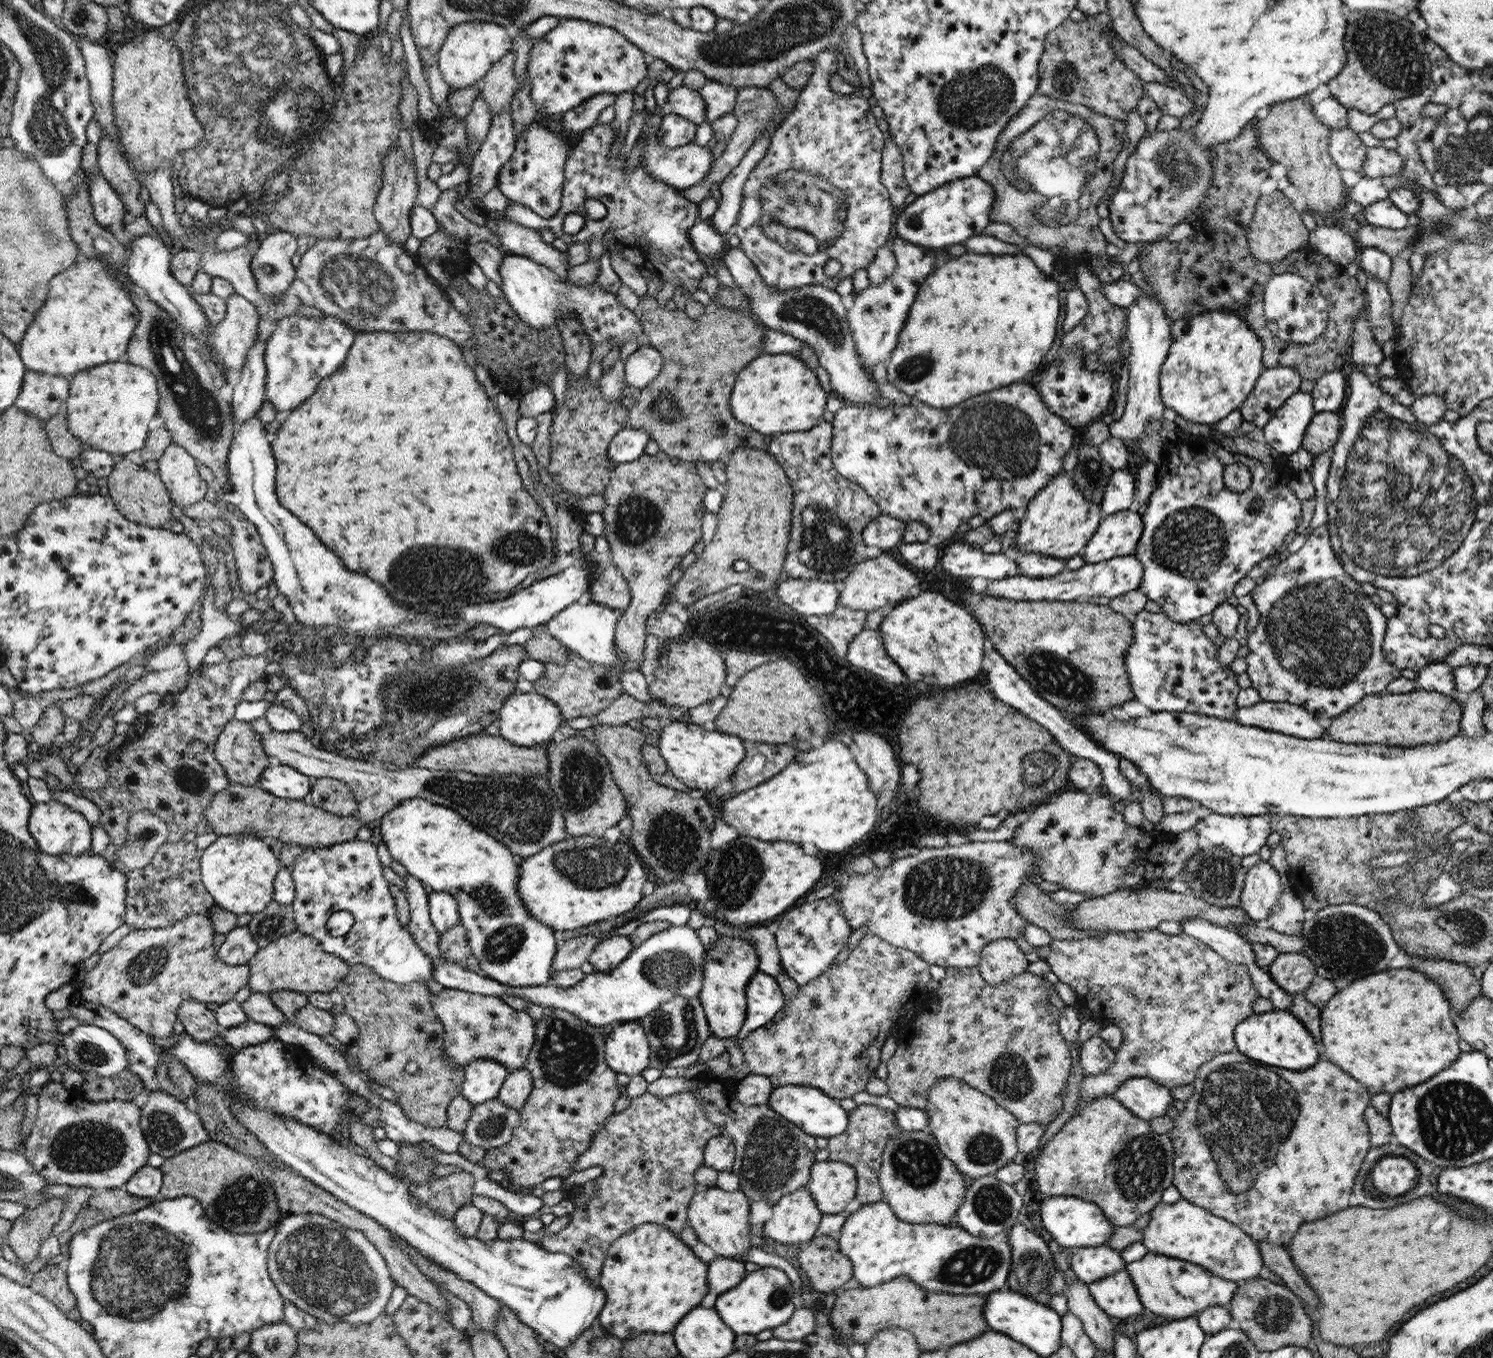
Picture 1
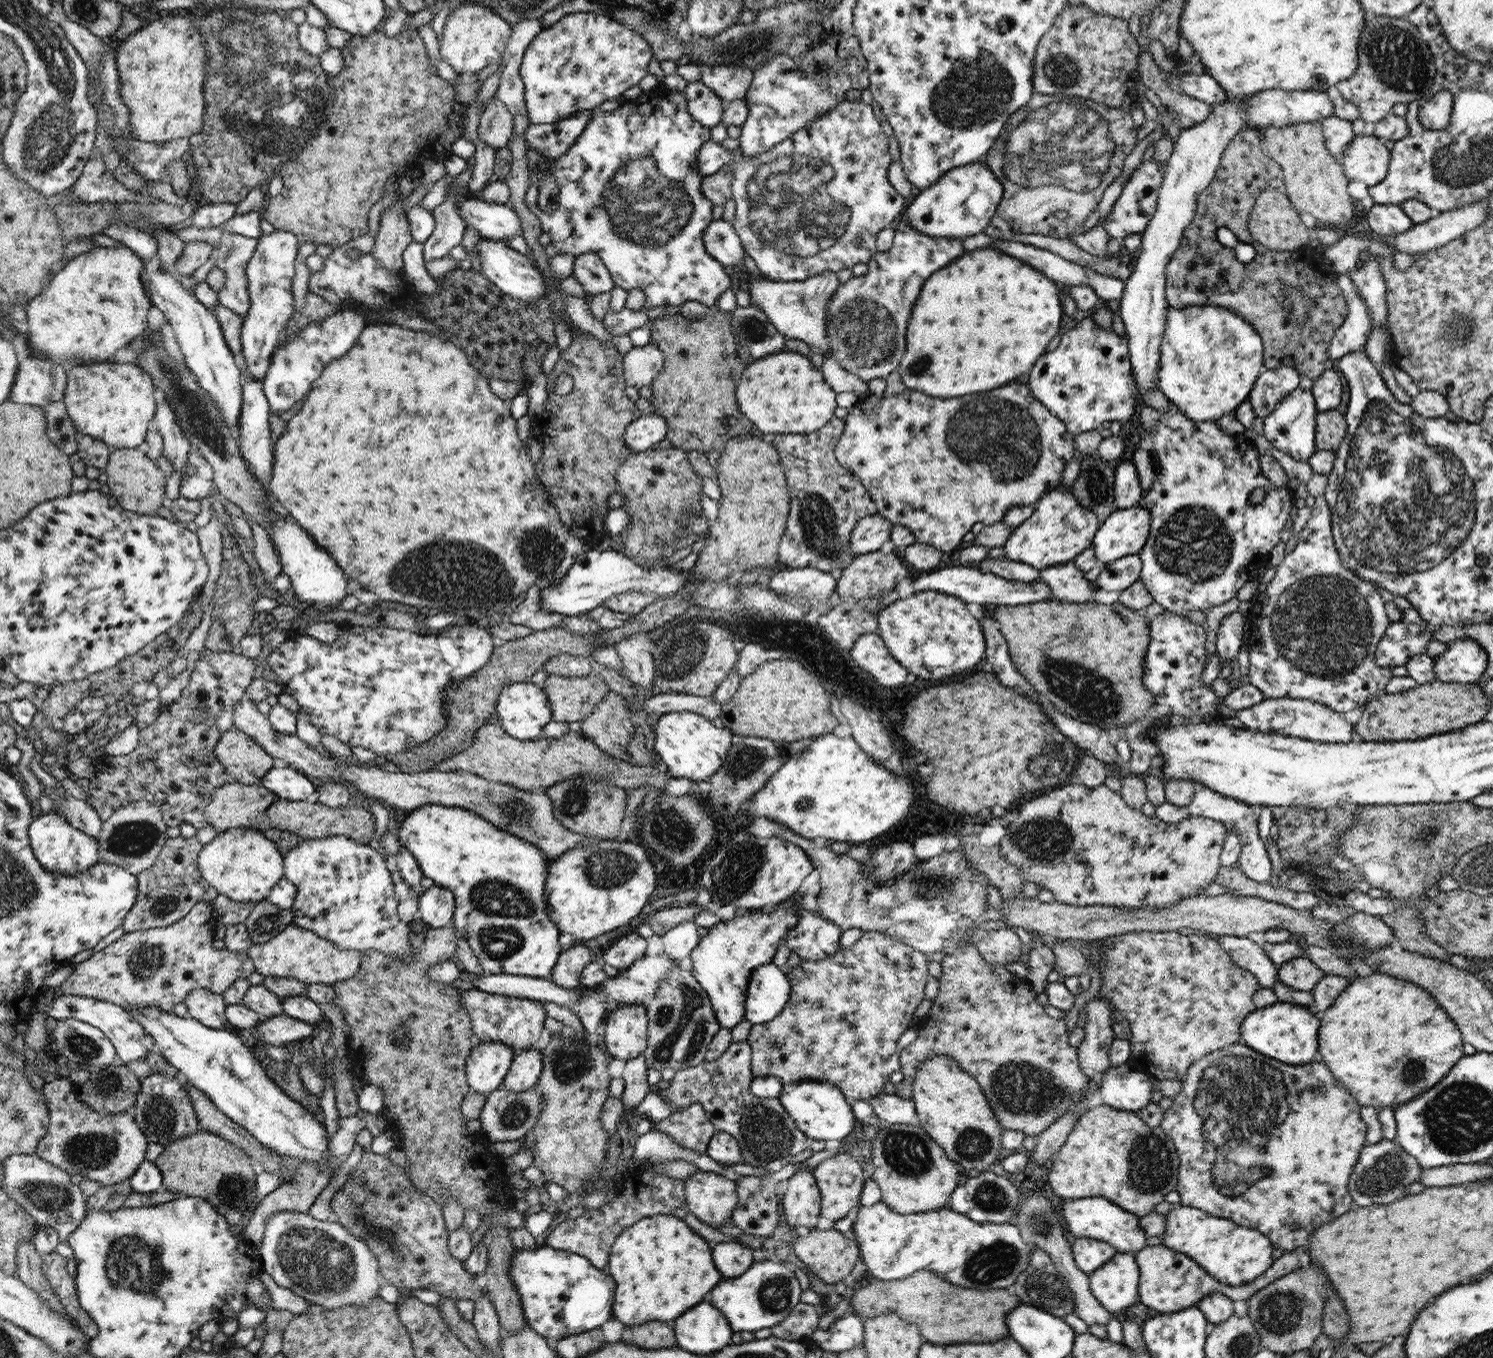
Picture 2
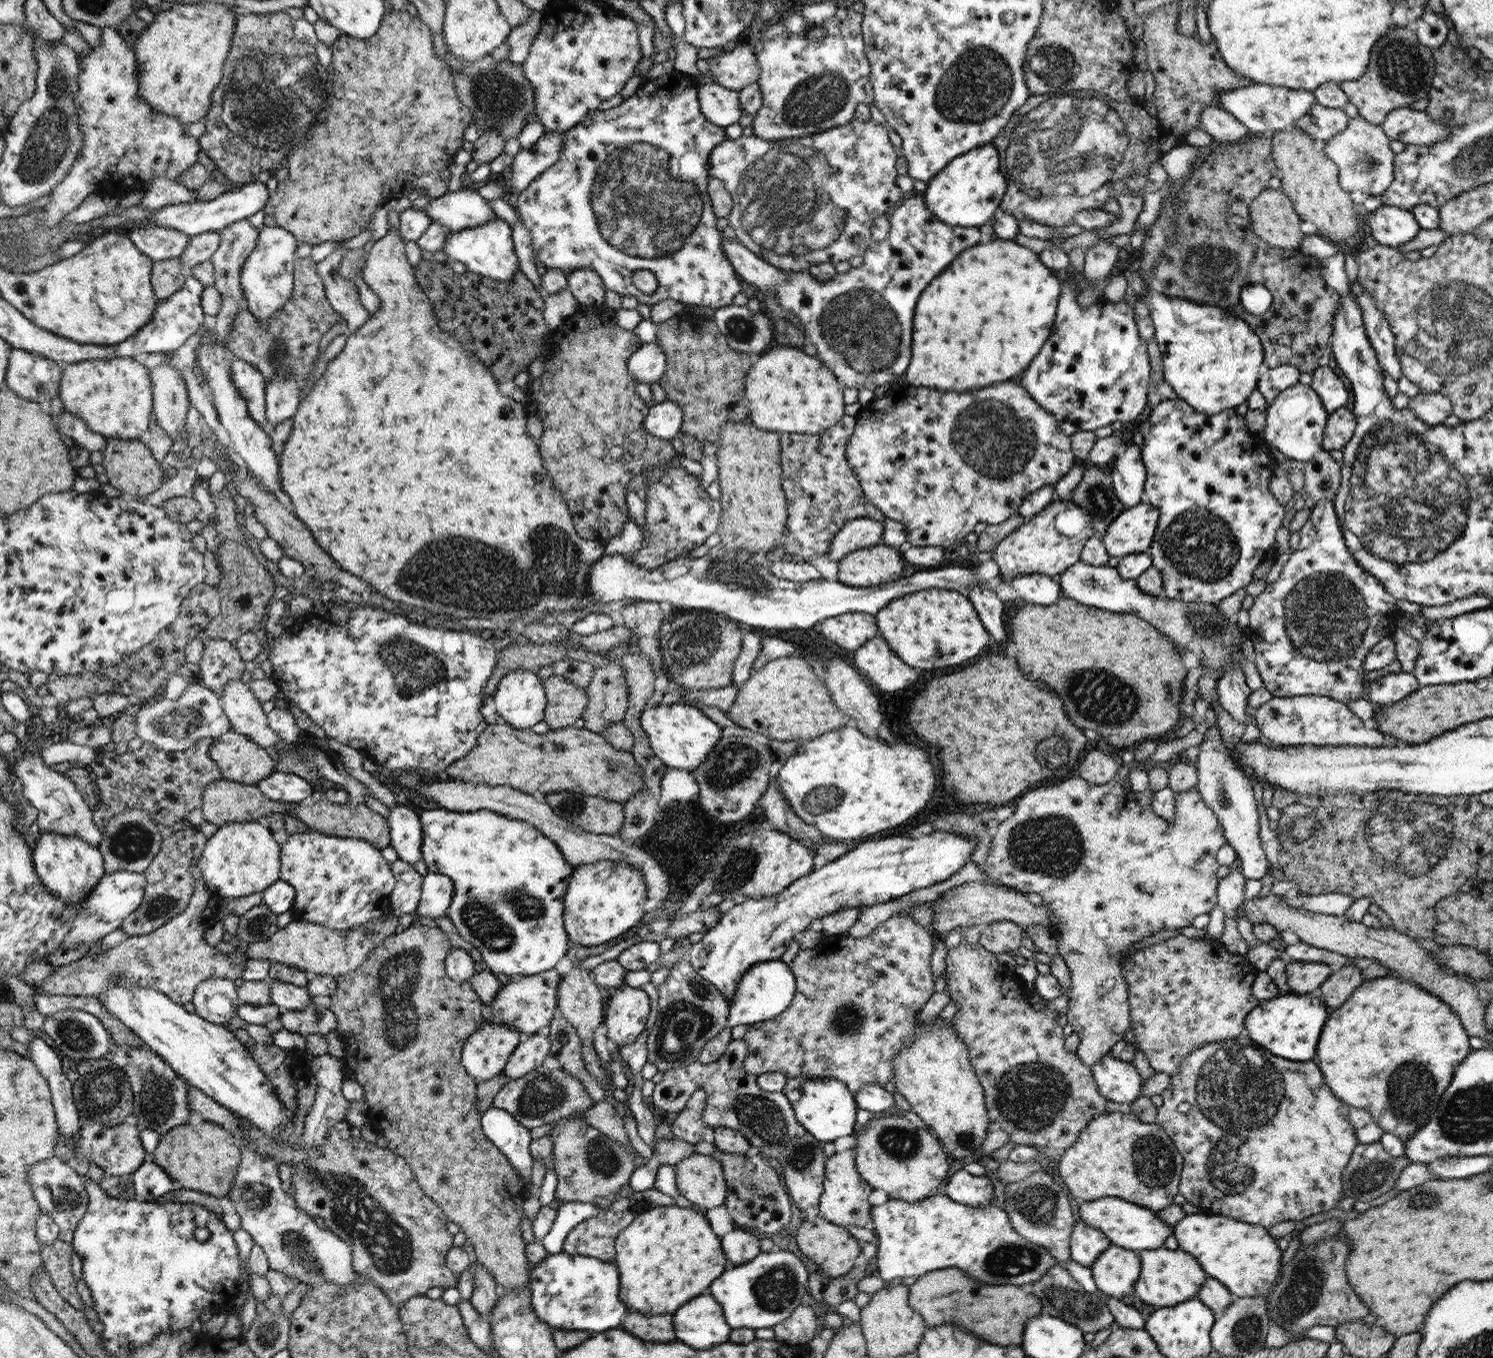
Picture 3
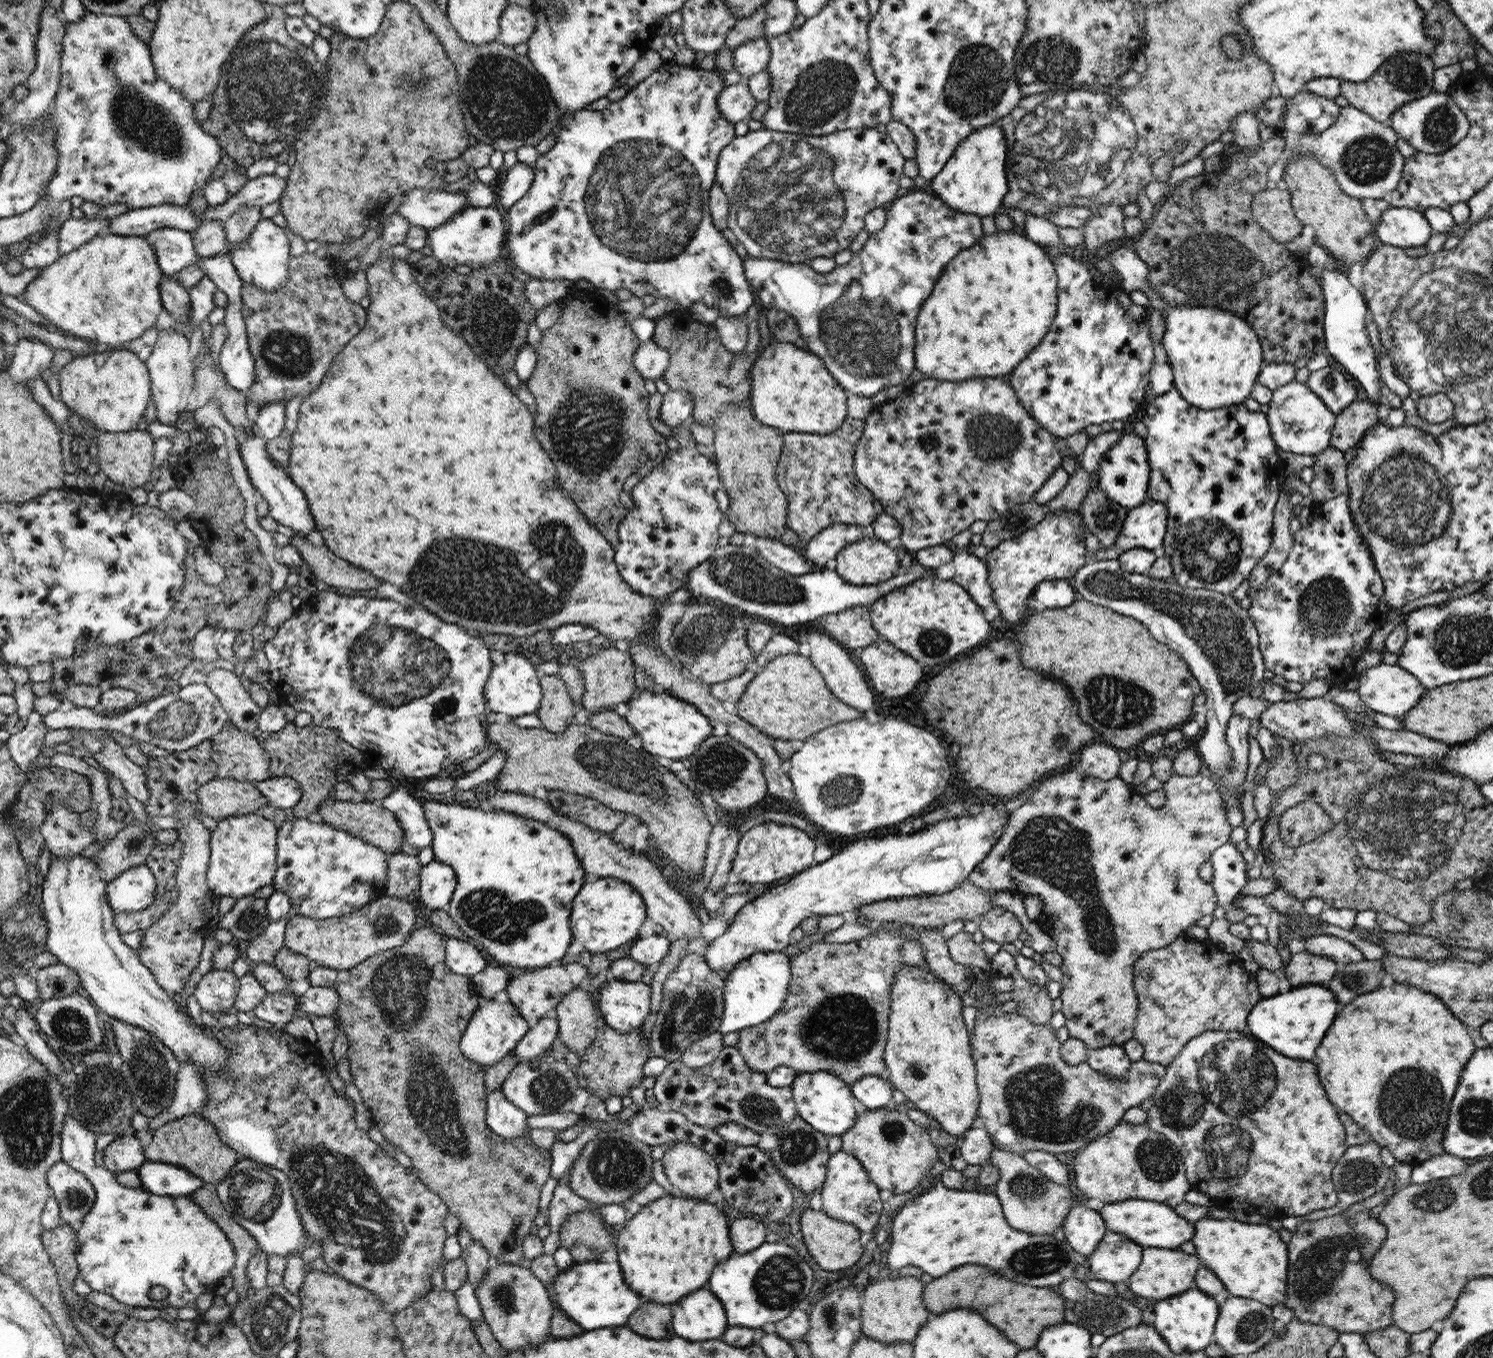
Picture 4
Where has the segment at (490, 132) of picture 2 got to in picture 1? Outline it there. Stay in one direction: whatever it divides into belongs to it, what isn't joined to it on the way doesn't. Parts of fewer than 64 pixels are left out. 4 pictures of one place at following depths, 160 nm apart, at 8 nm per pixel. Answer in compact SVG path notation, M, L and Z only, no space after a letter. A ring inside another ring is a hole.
M510 50L494 64L484 76L480 87L481 97L489 104L491 116L511 110L511 100L517 90L514 67L517 55Z

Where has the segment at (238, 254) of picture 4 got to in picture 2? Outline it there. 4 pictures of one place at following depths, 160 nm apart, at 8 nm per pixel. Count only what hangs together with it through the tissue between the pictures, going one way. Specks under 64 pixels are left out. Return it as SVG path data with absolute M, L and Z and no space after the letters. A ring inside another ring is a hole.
M282 230L262 235L257 240L258 250L245 268L251 308L243 318L242 349L246 361L243 374L251 374L255 380L263 380L266 372L270 370L271 359L278 349L284 326L294 310L292 278L294 278L294 260L298 252L298 242L295 233Z

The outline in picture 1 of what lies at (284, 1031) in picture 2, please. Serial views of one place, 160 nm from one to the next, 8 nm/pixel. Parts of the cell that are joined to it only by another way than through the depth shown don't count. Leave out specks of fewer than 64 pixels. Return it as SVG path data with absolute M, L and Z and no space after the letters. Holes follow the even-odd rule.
M248 1020L231 1029L221 1029L222 1042L234 1049L241 1049L255 1044L264 1044L268 1040L276 1040L273 1027Z

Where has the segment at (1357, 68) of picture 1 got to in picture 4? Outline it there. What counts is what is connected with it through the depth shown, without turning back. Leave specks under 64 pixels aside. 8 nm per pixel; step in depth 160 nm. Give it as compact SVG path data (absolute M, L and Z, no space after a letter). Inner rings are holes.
M1399 52L1383 63L1378 68L1378 72L1364 82L1341 81L1341 95L1348 100L1349 106L1369 114L1374 120L1387 124L1391 114L1403 104L1431 93L1432 77L1437 69L1430 58L1418 56L1414 52Z

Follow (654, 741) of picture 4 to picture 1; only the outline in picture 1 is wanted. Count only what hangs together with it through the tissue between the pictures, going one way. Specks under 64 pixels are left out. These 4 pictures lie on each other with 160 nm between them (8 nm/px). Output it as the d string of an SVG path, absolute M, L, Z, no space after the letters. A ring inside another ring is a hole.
M673 719L673 723L661 730L658 751L669 773L678 778L691 791L712 792L722 780L728 780L744 761L744 745L740 737L731 733L708 731L703 726L683 719Z

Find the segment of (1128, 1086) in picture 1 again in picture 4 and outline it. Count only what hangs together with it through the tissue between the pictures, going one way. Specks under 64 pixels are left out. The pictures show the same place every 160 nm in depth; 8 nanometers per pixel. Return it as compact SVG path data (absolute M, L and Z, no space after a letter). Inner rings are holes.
M1121 1045L1101 1046L1089 1051L1086 1061L1096 1072L1101 1072L1110 1079L1126 1076L1132 1063Z

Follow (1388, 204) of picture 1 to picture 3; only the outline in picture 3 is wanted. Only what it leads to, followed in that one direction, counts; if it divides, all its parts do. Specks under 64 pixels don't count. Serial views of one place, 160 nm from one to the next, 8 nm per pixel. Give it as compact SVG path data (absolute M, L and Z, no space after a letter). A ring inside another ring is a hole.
M1384 204L1369 214L1368 222L1378 244L1394 248L1412 240L1421 228L1412 211Z

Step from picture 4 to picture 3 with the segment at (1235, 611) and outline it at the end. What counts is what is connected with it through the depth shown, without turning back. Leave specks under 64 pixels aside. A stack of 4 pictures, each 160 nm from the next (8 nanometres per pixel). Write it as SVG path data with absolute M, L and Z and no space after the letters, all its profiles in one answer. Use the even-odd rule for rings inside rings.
M1081 560L1061 572L1056 581L1061 588L1061 596L1075 600L1089 607L1112 612L1130 613L1147 620L1162 634L1165 634L1180 650L1189 650L1200 656L1203 674L1214 670L1218 679L1225 670L1243 668L1242 636L1248 636L1247 628L1237 622L1230 622L1215 607L1214 602L1184 602L1172 598L1158 599L1151 594L1140 592L1135 580L1120 578L1116 567L1092 566ZM1210 706L1208 717L1212 718L1214 725L1205 734L1205 740L1198 746L1198 761L1195 764L1198 772L1197 788L1202 795L1202 801L1211 808L1226 837L1227 844L1232 846L1242 863L1242 874L1247 878L1261 880L1268 873L1269 862L1262 848L1259 835L1260 814L1258 804L1254 796L1253 786L1250 778L1242 771L1242 767L1236 763L1232 751L1222 743L1222 735L1216 723L1215 713Z

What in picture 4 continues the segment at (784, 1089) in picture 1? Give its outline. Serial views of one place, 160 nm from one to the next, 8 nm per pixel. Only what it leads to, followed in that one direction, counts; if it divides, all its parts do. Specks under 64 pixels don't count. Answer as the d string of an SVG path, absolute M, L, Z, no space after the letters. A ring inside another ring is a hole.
M816 1071L799 1073L791 1084L799 1116L812 1125L818 1132L828 1136L842 1136L855 1126L856 1110L854 1110L854 1093L846 1081L840 1080L835 1073Z

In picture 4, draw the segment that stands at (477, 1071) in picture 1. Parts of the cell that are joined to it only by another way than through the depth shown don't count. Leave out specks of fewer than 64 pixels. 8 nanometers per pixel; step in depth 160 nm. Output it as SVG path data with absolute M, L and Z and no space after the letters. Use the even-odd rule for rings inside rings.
M481 999L477 1011L468 1023L466 1034L462 1039L462 1051L476 1064L493 1066L503 1060L523 1040L524 1034L529 1032L527 1020L519 1013L519 1009L510 1001L500 1003L494 999Z

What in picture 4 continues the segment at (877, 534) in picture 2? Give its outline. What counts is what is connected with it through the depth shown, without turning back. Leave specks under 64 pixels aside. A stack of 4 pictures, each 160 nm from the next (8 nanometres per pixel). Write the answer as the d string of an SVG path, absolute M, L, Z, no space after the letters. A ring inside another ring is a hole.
M840 524L824 528L815 538L798 547L804 558L816 568L836 558L842 549L854 544L864 537L864 526L857 524Z

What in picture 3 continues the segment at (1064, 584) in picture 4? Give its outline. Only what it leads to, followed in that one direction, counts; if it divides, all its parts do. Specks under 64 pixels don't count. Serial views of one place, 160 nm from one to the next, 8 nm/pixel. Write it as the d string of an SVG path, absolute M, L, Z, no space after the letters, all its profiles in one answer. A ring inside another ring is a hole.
M1038 573L1014 577L1011 586L1027 604L1051 605L1062 597L1056 578Z

